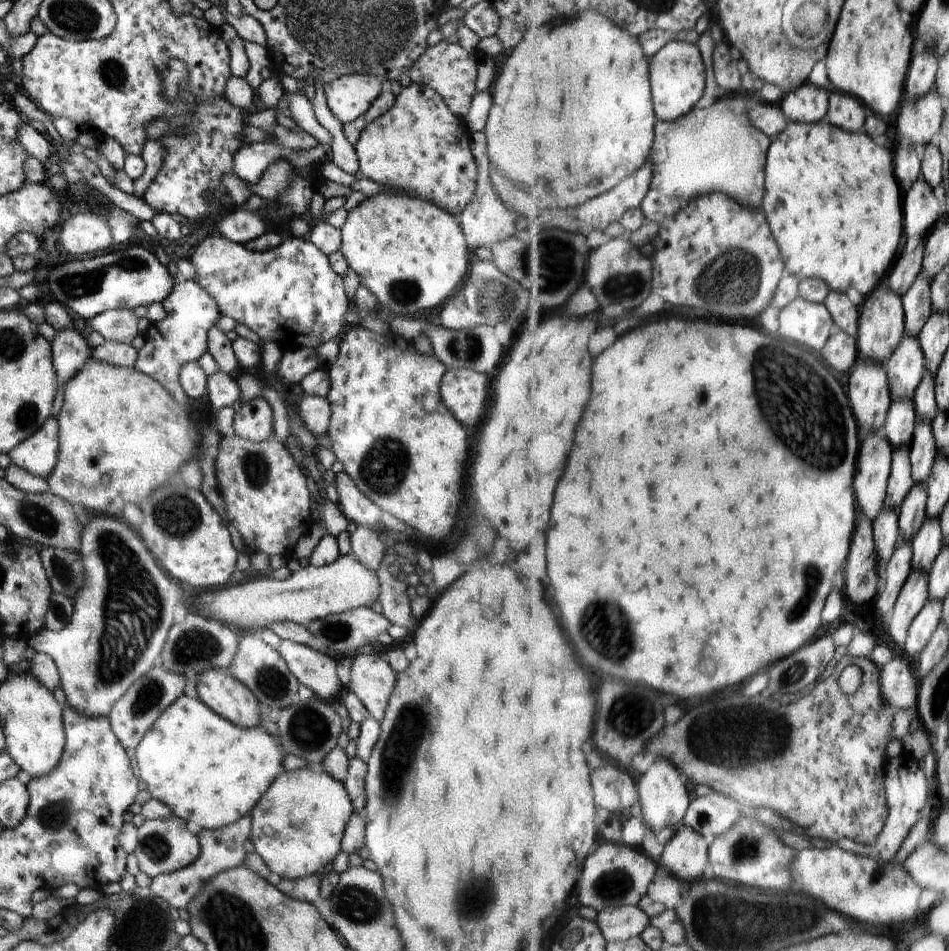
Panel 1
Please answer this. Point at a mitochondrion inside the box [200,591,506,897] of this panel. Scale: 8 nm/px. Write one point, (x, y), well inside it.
(398, 752)

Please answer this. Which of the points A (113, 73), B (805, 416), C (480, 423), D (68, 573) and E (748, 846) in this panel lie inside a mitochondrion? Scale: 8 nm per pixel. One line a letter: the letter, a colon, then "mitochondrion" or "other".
A: mitochondrion
B: mitochondrion
C: other
D: mitochondrion
E: mitochondrion

